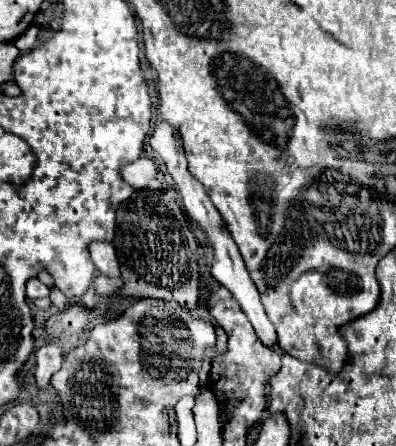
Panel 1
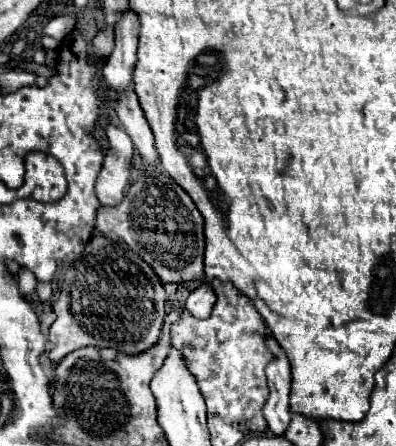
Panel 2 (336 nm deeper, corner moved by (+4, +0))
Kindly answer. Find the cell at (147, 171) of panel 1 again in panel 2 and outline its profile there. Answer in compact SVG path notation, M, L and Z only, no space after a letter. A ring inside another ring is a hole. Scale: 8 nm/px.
M108 124L106 136L110 146L104 152L102 170L96 178L96 194L104 206L118 206L124 198L126 186L132 176L130 164L132 164L134 148L130 136L114 124Z

